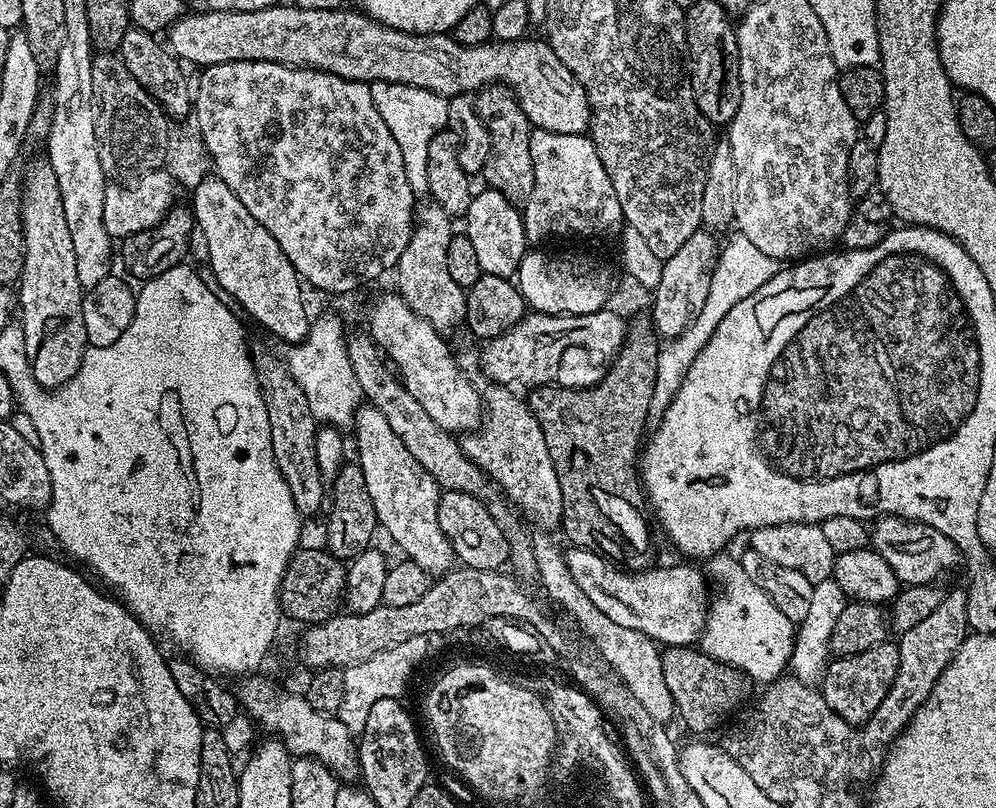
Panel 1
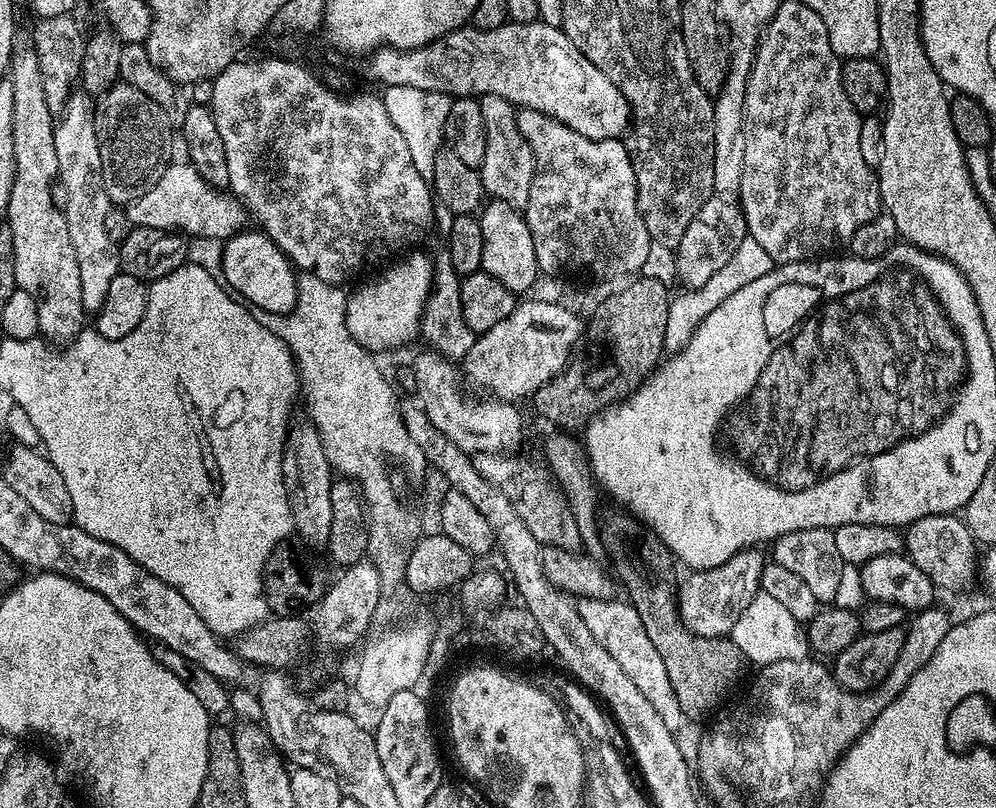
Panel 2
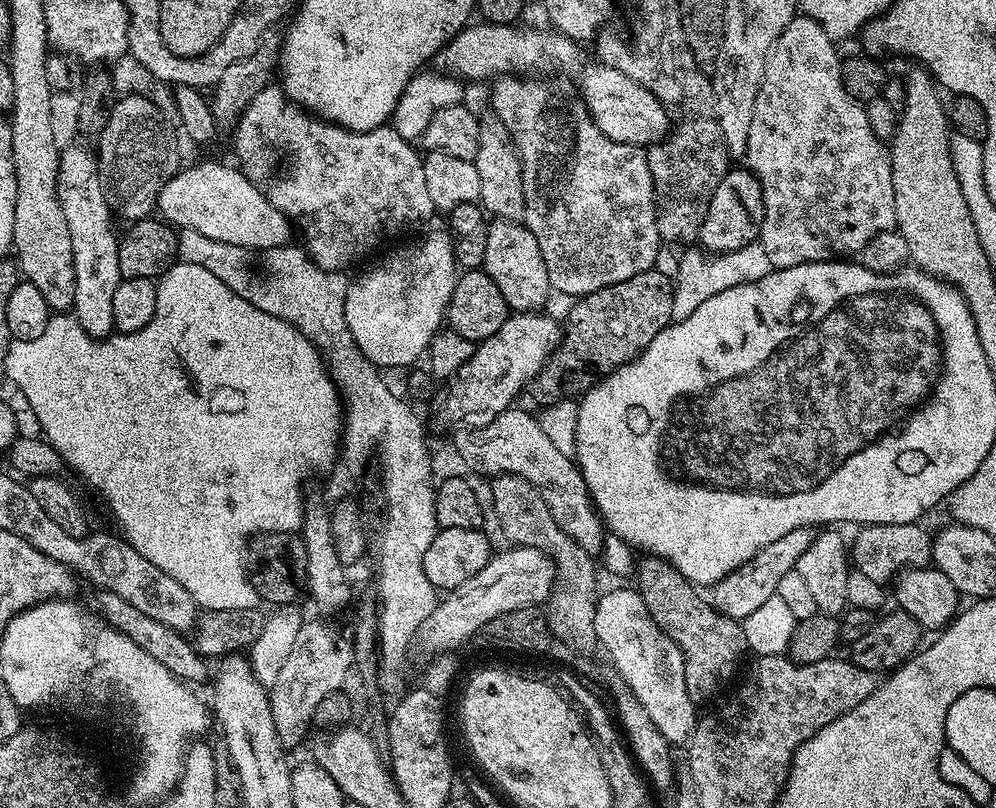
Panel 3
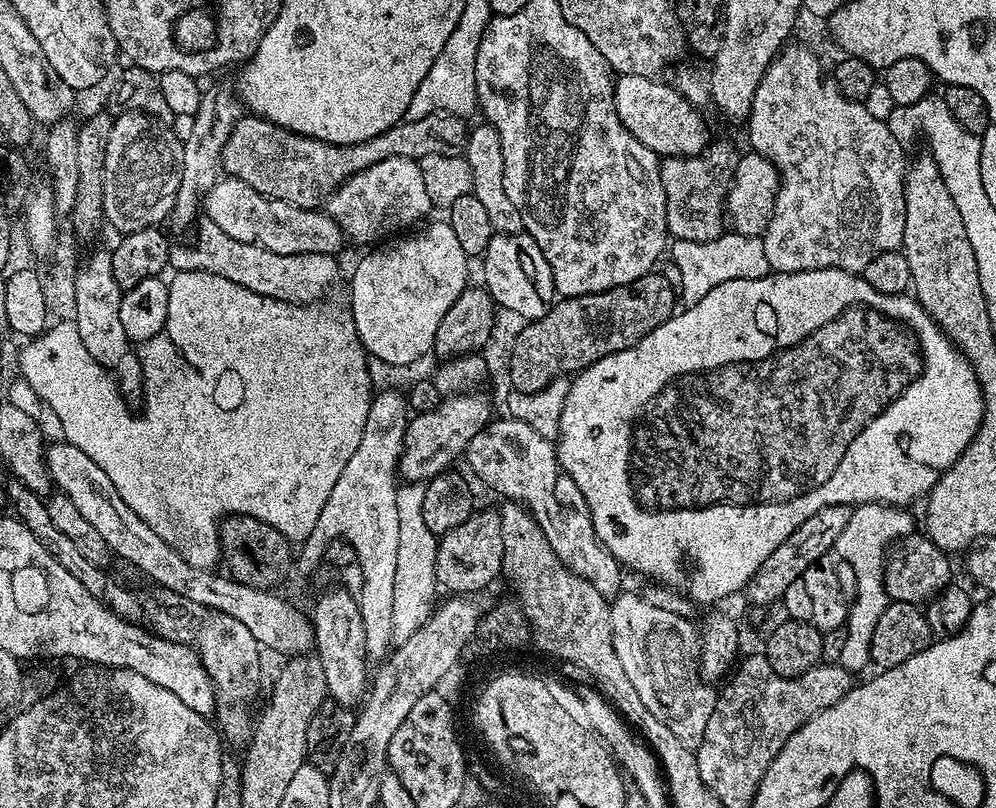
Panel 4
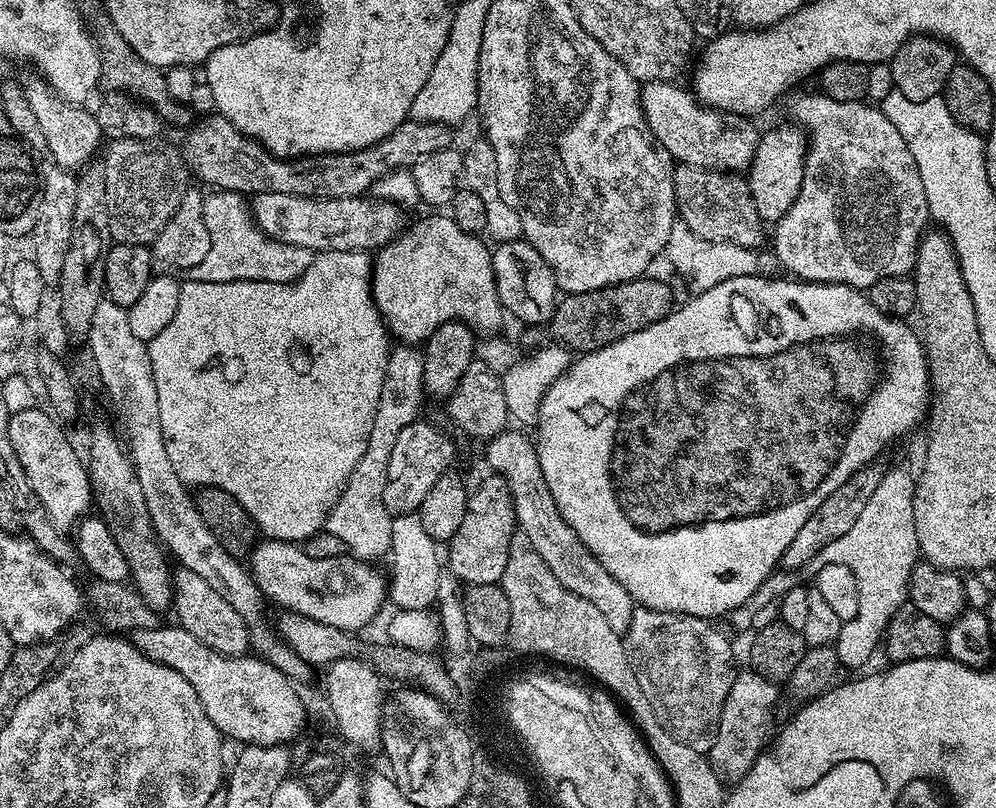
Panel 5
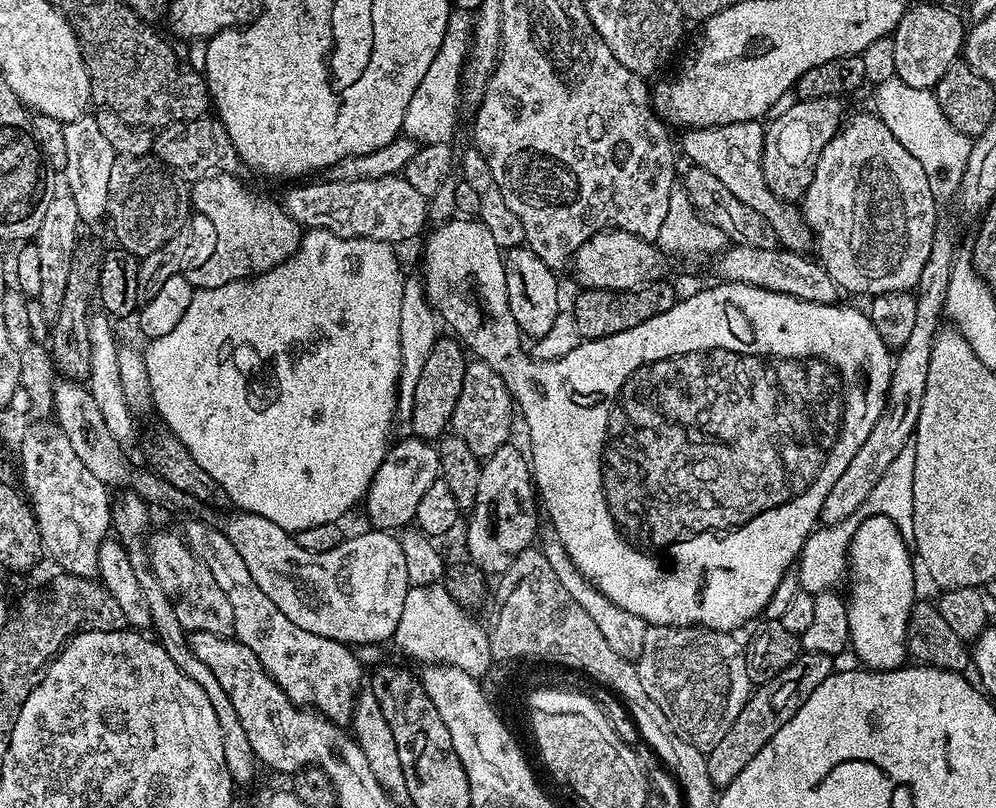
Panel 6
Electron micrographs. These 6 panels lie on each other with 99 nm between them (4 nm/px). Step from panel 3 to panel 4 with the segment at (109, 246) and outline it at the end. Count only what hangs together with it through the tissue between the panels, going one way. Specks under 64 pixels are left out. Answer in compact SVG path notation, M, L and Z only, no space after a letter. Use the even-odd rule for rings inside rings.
M107 247L90 253L88 257L85 255L79 261L74 289L77 302L75 322L82 343L86 345L86 350L90 350L90 358L107 368L114 380L116 376L116 384L120 387L119 395L125 401L139 401L145 391L144 375L133 341L128 340L126 330L122 330L122 321L118 314L118 306L122 306L122 289L118 282L114 282L112 253Z

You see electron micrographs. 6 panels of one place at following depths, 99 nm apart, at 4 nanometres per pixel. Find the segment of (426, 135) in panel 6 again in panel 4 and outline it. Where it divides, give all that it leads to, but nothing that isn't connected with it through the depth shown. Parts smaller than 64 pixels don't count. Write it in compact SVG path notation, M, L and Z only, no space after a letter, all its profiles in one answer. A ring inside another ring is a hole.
M466 6L462 10L462 18L458 18L458 26L454 26L454 34L450 34L450 38L446 38L446 46L442 46L442 54L438 54L438 58L434 58L434 66L430 66L430 74L426 74L426 78L422 78L422 86L418 86L418 90L414 90L414 98L410 98L407 119L426 118L426 114L435 112L449 112L468 118L471 117L472 111L474 113L477 111L476 59L478 58L478 46L482 42L482 34L487 30L493 15L492 9L487 6L481 6L481 8Z

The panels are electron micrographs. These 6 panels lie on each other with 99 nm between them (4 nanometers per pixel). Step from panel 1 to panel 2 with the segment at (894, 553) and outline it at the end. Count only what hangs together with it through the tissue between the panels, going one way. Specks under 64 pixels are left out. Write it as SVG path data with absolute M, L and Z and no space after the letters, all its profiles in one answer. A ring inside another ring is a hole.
M959 515L927 516L918 518L907 525L903 533L904 548L909 560L930 578L930 582L937 588L948 592L960 592L978 580L978 541L968 529L967 524Z

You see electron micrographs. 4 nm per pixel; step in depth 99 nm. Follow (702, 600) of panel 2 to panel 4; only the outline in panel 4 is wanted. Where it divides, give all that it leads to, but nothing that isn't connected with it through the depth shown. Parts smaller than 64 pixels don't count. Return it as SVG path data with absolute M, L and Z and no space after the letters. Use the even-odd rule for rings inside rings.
M846 504L826 506L818 510L818 514L810 514L810 518L806 518L806 522L802 522L802 526L798 526L798 530L794 530L794 534L790 534L790 538L786 538L786 542L782 542L782 546L778 546L778 550L774 550L774 554L770 554L770 558L766 558L752 575L746 589L751 603L756 606L775 605L793 582L802 580L806 570L821 563L831 553L834 542L838 542L838 534L846 530L846 522L850 522L851 517L852 508Z

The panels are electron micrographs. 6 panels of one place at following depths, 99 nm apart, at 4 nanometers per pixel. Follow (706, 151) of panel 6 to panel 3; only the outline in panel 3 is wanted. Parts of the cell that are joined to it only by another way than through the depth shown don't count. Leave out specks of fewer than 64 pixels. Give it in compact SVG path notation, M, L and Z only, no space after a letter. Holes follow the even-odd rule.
M473 23L465 26L455 38L445 44L434 58L434 64L441 73L459 78L461 81L488 80L516 74L536 74L544 67L561 68L580 76L579 99L582 101L592 121L606 138L623 144L651 146L660 143L670 131L670 117L646 86L626 78L622 70L614 70L599 62L588 64L580 57L577 41L555 30L539 32L536 28L520 28L516 24Z

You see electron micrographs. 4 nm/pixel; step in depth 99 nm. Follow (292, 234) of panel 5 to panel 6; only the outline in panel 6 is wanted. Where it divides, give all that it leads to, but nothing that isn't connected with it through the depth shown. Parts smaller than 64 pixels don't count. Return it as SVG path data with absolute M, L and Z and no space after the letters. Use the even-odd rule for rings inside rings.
M403 175L380 176L376 180L330 180L330 179L325 179L323 181L324 184L308 184L308 183L312 183L312 182L301 183L301 184L304 184L301 186L301 188L294 188L294 187L298 187L298 186L289 187L292 189L290 189L289 192L286 193L284 197L282 197L282 203L284 205L284 208L290 214L290 218L294 218L294 222L300 224L301 229L304 229L304 230L307 230L309 228L321 228L322 230L330 230L331 232L333 232L334 234L338 234L342 238L354 238L355 236L361 236L362 238L370 238L371 240L384 240L386 243L396 246L396 245L399 245L399 243L398 243L399 240L412 240L415 238L416 235L419 234L420 231L422 231L421 233L423 233L425 231L424 224L427 225L429 223L429 219L428 219L428 203L429 203L429 201L422 194L418 194L418 190L414 190L414 186L410 186L410 182L406 182L403 178Z

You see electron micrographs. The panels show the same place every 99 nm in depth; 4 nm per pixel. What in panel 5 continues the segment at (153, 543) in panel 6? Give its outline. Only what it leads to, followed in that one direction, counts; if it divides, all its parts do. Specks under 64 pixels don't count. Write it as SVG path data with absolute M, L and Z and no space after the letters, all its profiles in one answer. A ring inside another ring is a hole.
M177 567L174 572L175 612L180 619L177 620L179 627L194 634L194 638L210 646L210 650L223 656L243 656L249 651L248 624L240 617L238 610L234 610L234 606L230 606L230 602L226 602L218 590L210 590L210 586L206 586L198 574L182 567Z

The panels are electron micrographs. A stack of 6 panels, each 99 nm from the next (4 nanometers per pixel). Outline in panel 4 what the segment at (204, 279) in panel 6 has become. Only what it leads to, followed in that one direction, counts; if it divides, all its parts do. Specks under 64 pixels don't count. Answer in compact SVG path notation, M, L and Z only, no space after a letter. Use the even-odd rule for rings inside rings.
M201 219L199 224L195 229L196 245L185 256L171 257L170 264L176 272L209 272L215 276L230 278L230 282L238 282L238 286L246 286L263 296L272 296L275 300L291 304L311 304L319 301L323 297L320 295L336 280L335 255L303 252L283 256L257 244L235 241L210 219Z

